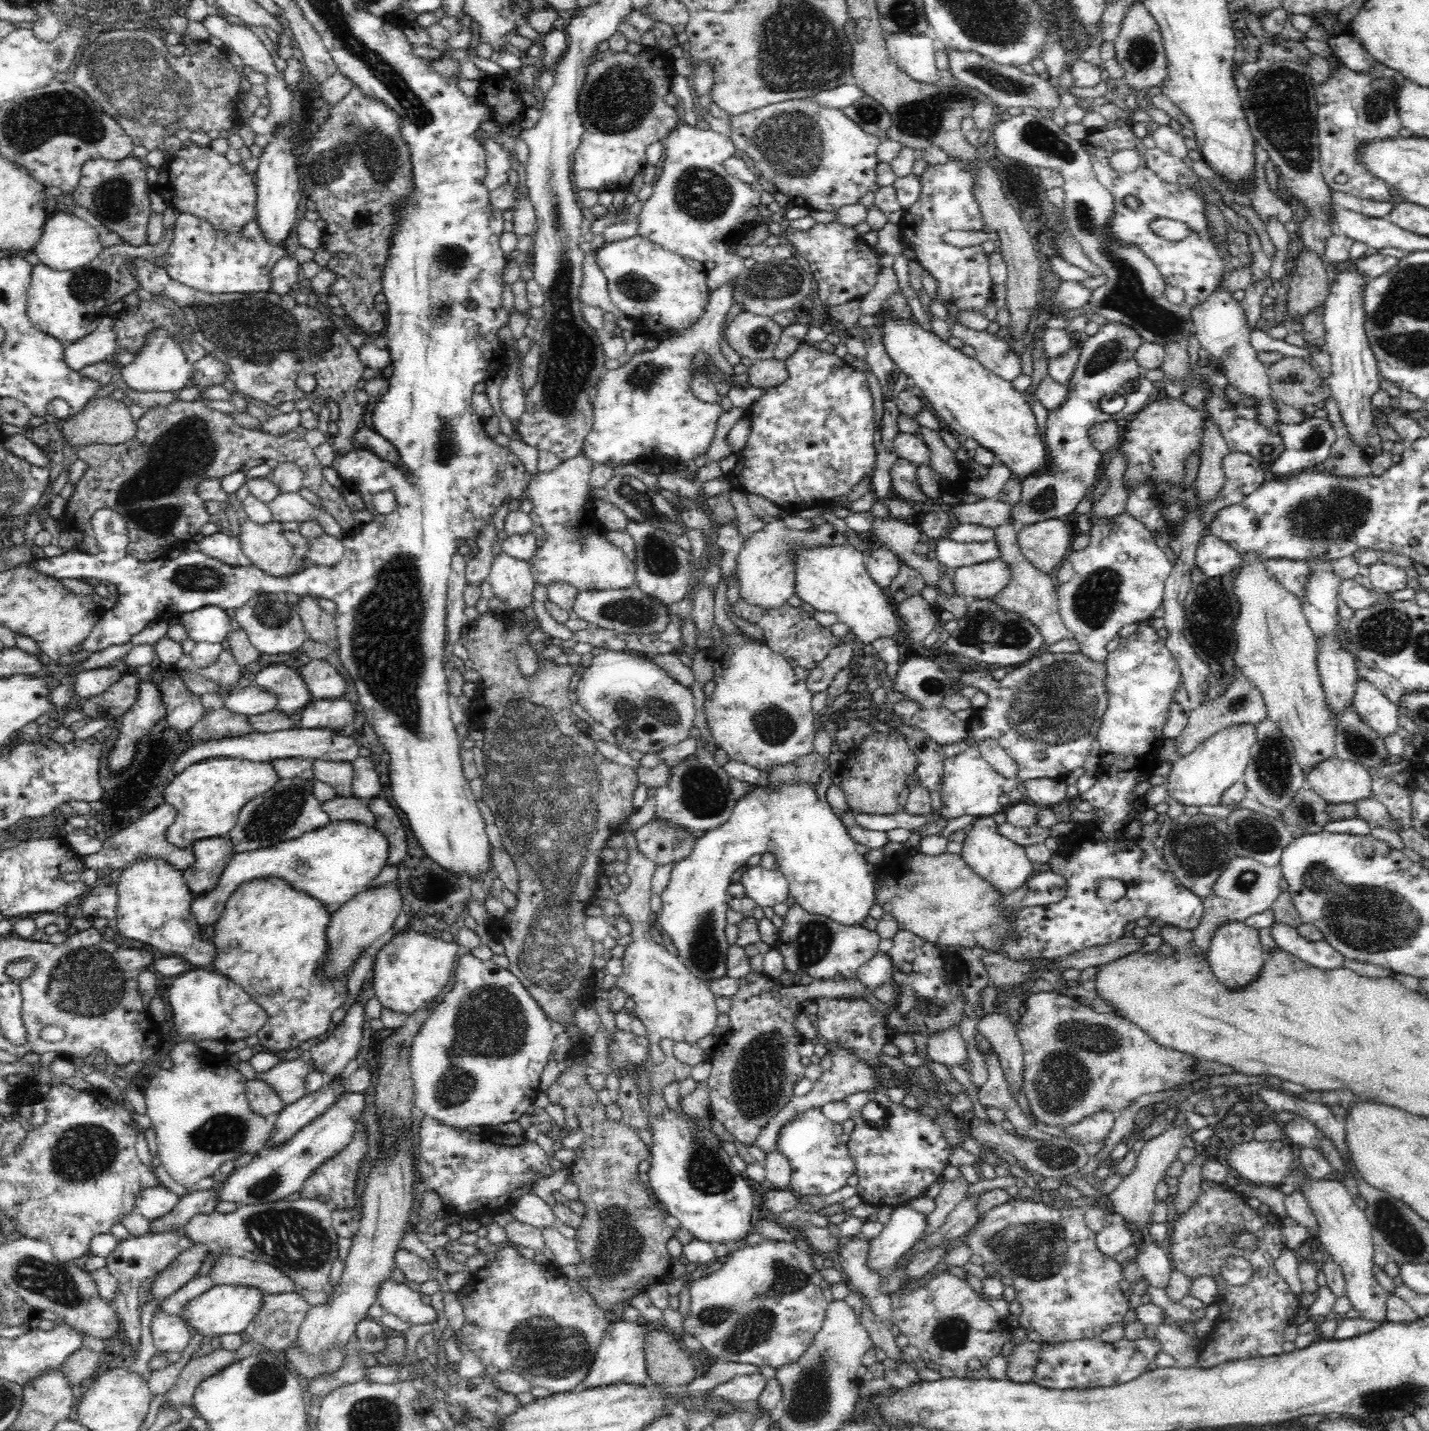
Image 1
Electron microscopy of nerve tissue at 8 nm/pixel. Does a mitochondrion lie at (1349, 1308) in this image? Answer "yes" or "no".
no

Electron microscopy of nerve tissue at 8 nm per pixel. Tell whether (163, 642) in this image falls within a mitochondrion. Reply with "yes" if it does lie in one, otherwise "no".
no

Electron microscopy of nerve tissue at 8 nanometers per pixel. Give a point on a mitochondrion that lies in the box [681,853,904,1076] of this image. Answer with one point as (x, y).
(705, 951)

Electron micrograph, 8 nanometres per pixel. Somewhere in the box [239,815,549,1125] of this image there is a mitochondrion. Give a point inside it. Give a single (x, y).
(490, 1022)

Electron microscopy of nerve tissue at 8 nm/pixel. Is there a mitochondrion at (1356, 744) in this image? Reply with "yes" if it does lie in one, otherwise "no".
yes

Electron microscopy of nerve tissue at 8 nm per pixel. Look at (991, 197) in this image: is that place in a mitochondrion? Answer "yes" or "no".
no

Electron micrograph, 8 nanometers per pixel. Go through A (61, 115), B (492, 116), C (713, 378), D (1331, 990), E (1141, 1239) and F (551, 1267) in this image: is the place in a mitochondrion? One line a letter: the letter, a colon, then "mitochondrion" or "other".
A: mitochondrion
B: other
C: other
D: other
E: other
F: other

